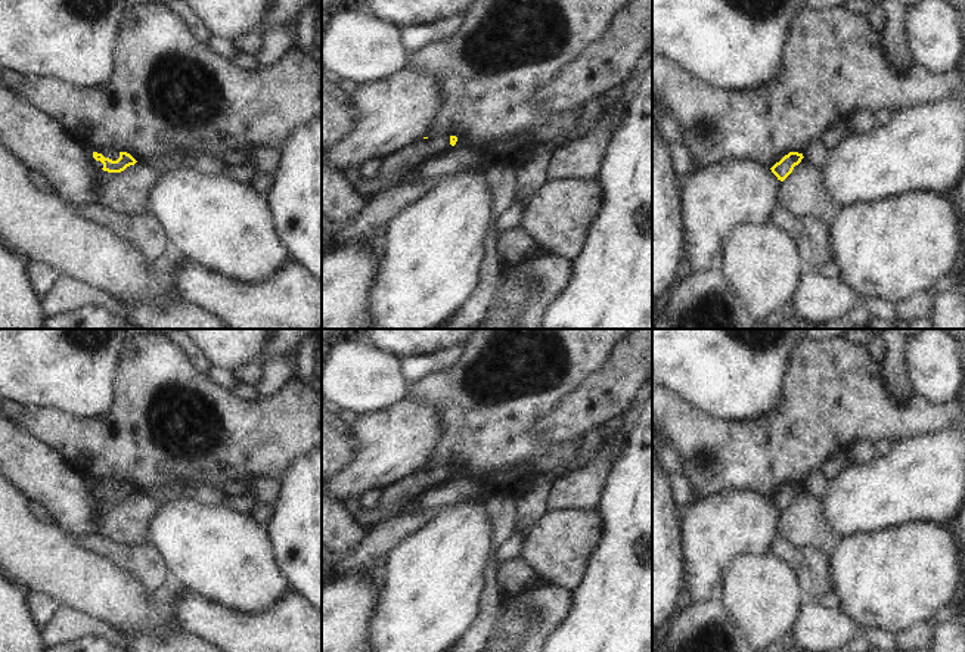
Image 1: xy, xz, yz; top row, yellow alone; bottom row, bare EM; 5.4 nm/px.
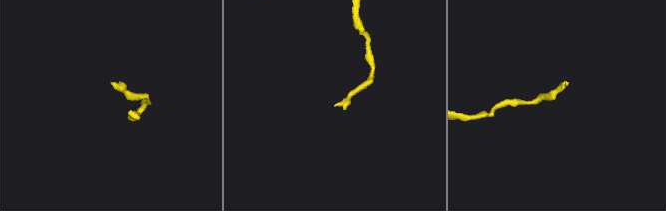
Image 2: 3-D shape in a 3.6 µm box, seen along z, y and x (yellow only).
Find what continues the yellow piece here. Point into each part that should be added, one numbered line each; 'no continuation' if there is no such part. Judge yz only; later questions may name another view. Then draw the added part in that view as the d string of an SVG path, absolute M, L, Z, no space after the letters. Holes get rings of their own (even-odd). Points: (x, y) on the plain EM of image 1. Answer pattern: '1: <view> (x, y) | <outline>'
no continuation

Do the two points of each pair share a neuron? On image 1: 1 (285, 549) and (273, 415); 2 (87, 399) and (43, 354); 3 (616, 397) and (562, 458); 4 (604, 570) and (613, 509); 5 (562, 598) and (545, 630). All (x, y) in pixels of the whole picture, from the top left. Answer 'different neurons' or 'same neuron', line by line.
1: different neurons
2: same neuron
3: different neurons
4: same neuron
5: same neuron

